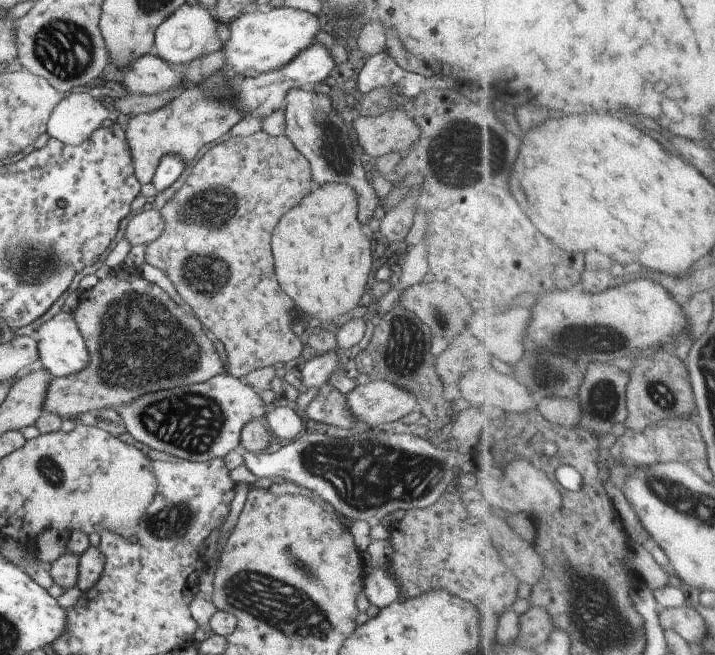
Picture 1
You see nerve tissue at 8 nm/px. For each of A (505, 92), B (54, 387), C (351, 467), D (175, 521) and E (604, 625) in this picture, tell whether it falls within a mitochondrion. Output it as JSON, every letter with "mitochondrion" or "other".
{"A":"other","B":"other","C":"mitochondrion","D":"mitochondrion","E":"mitochondrion"}

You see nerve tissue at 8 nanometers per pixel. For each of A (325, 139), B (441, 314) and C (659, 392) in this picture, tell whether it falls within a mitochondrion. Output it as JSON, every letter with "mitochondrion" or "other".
{"A":"mitochondrion","B":"mitochondrion","C":"mitochondrion"}

